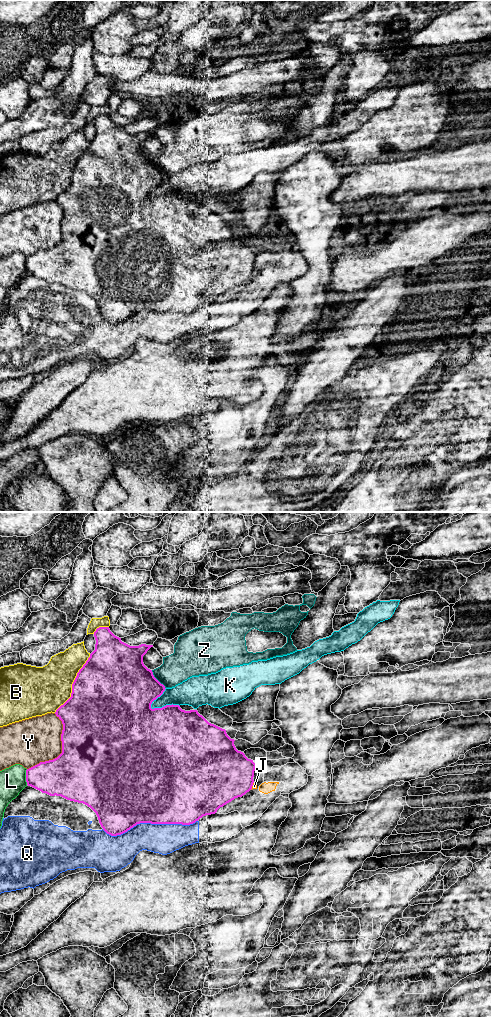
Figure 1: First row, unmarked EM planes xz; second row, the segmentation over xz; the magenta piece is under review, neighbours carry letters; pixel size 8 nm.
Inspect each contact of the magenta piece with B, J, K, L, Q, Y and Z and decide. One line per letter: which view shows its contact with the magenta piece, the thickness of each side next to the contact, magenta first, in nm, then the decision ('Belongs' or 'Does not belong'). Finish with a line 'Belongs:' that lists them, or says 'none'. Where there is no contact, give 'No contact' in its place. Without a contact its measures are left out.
B: Touches magenta in xz. Thickness 500 nm (magenta) against 380 nm. Does not belong
J: Touches magenta in xz. Thickness 440 nm (magenta) against 40 nm. Does not belong
K: Touches magenta in xz. Thickness 480 nm (magenta) against 220 nm. Does not belong
L: Touches magenta in xz. Thickness 280 nm (magenta) against 200 nm. Does not belong
Q: Touches magenta in xz. Thickness 500 nm (magenta) against 240 nm. Does not belong
Y: Touches magenta in xz. Thickness 500 nm (magenta) against 360 nm. Does not belong
Z: Touches magenta in xz. Thickness 460 nm (magenta) against 240 nm. Does not belong
Belongs: none

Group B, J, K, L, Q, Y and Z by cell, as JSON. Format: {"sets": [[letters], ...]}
{"sets": [["B"], ["J", "Q"], ["K"], ["L"], ["Y"], ["Z"]]}

